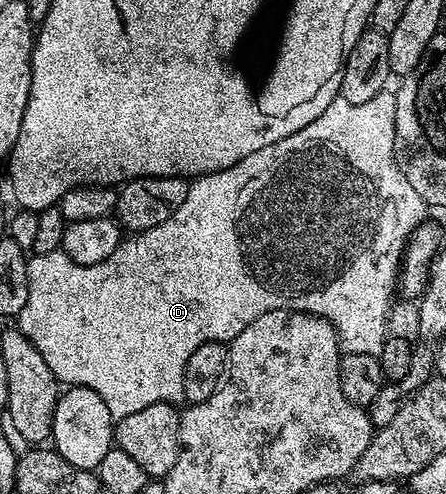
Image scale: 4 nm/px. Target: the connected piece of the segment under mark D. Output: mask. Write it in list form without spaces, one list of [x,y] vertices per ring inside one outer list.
[[[390,88],[372,96],[372,100],[364,100],[362,104],[354,104],[349,102],[347,98],[339,96],[335,98],[332,104],[328,104],[328,108],[324,108],[324,112],[320,112],[320,116],[316,116],[316,120],[312,120],[312,124],[300,128],[300,132],[292,132],[292,136],[284,136],[284,140],[276,140],[276,144],[268,144],[268,148],[260,148],[256,152],[252,152],[252,156],[244,156],[244,160],[240,160],[228,168],[217,170],[211,174],[199,174],[197,178],[190,182],[188,197],[184,200],[184,204],[180,204],[180,208],[176,208],[176,212],[172,212],[172,216],[168,216],[168,220],[164,220],[164,224],[156,224],[156,228],[148,228],[143,234],[127,237],[116,248],[116,252],[112,252],[112,256],[108,256],[108,260],[104,260],[100,264],[81,266],[70,259],[62,250],[44,252],[43,254],[31,253],[28,258],[28,301],[16,316],[17,329],[21,330],[25,338],[30,339],[31,344],[40,352],[40,356],[44,356],[44,364],[48,364],[48,368],[52,368],[52,372],[58,378],[59,383],[65,384],[67,387],[92,388],[98,393],[100,400],[104,400],[104,404],[108,404],[108,412],[115,420],[128,416],[132,412],[140,412],[140,408],[148,408],[148,404],[156,404],[157,402],[181,403],[183,401],[182,393],[184,392],[184,368],[188,364],[188,356],[192,356],[192,352],[196,352],[196,348],[200,348],[200,344],[205,342],[230,343],[233,338],[240,336],[240,332],[244,332],[244,328],[248,328],[248,324],[252,324],[252,320],[256,320],[256,316],[264,316],[264,312],[295,310],[305,314],[314,314],[318,318],[327,318],[334,325],[334,331],[338,334],[338,345],[343,354],[372,354],[376,356],[384,348],[388,337],[386,325],[390,322],[390,301],[393,300],[394,290],[396,294],[396,287],[400,282],[400,263],[406,241],[410,239],[414,229],[422,225],[427,217],[426,213],[428,213],[425,200],[420,196],[420,192],[416,192],[416,188],[412,188],[412,184],[408,184],[408,180],[404,180],[404,172],[400,172],[398,160],[394,157],[394,133],[396,132],[396,100],[394,96],[395,91]]]

